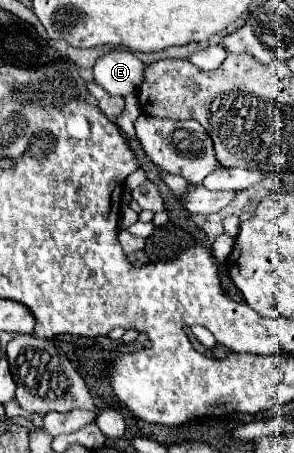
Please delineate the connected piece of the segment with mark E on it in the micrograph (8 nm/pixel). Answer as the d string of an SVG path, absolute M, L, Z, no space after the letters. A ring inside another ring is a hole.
M110 50L92 68L94 82L110 96L136 94L144 82L146 64L128 50Z

